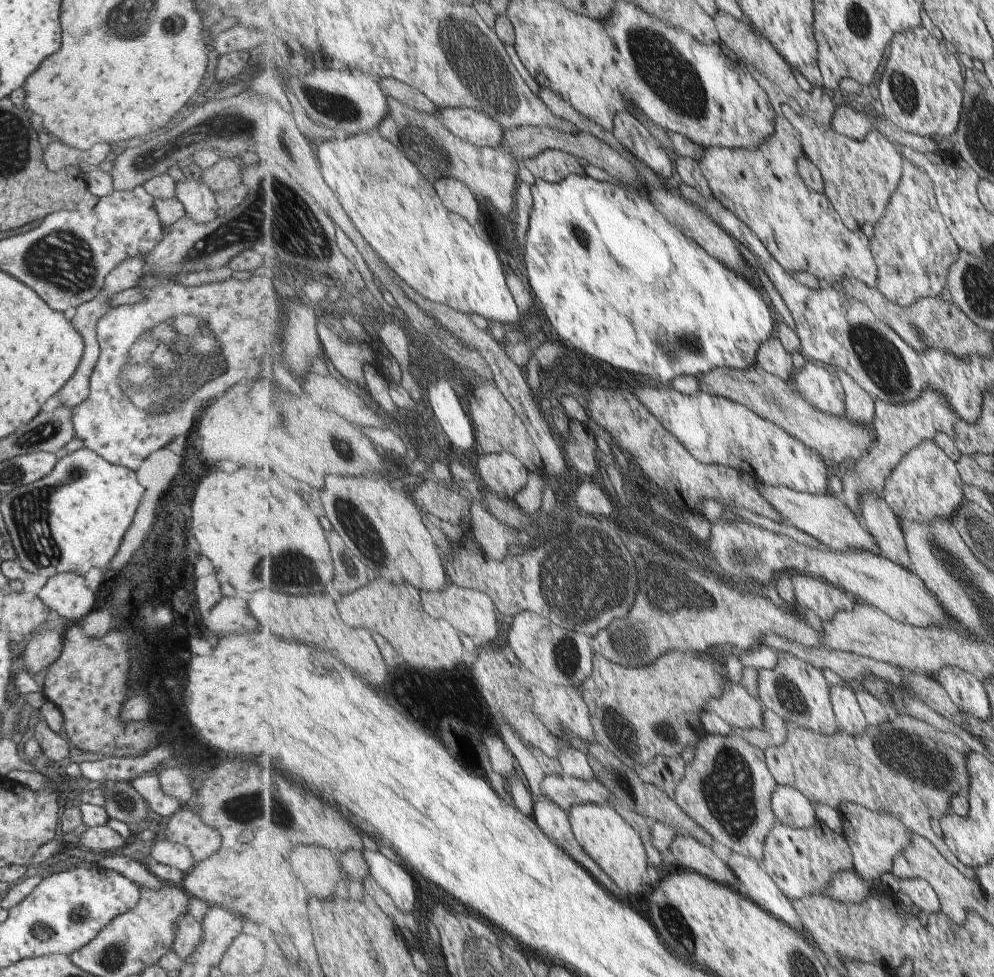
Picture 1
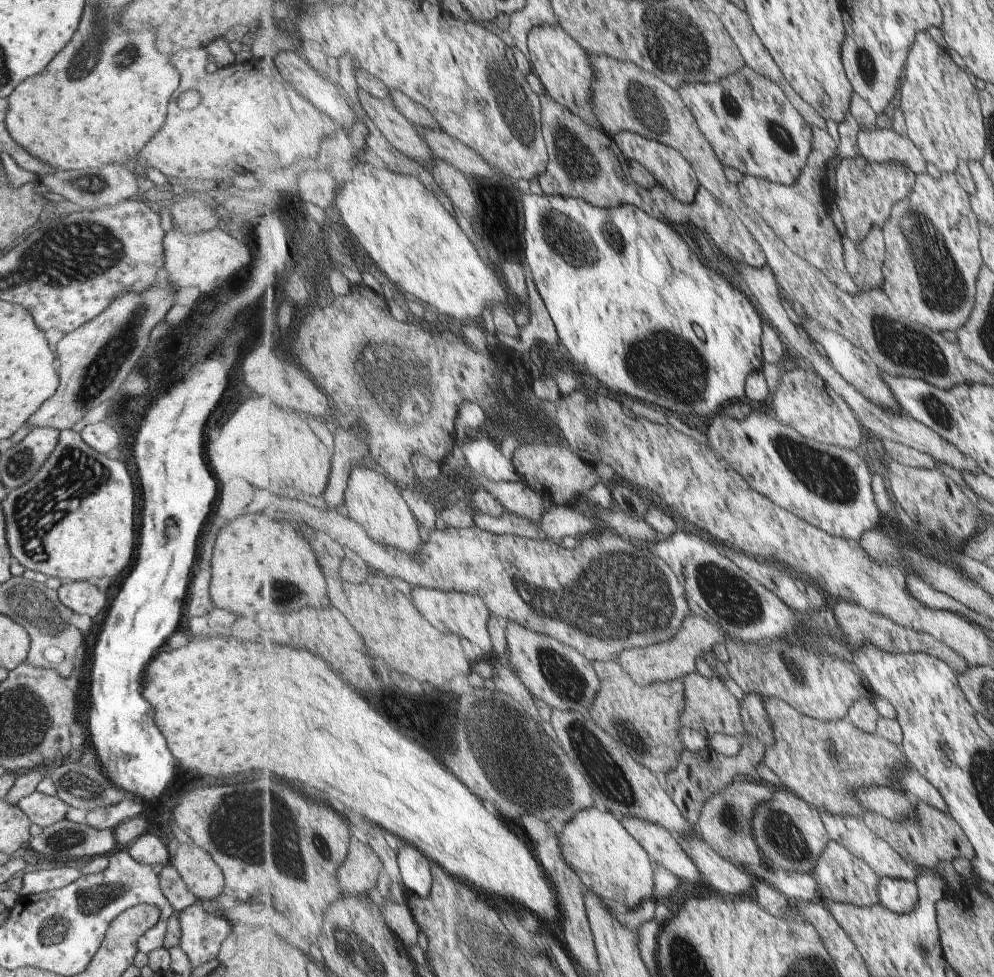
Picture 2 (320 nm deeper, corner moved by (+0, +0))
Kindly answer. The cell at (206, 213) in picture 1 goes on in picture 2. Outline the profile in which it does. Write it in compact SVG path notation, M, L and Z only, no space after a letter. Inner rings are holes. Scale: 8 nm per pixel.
M172 229L162 238L163 253L163 278L175 290L179 288L197 288L199 295L211 294L217 290L228 276L247 268L254 270L254 251L235 235L229 236L220 229L186 235L177 229Z

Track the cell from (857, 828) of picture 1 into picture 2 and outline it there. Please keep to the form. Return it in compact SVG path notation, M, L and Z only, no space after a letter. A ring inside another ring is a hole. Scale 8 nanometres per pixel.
M925 801L916 802L916 820L908 819L896 823L877 813L865 813L867 826L877 835L886 840L911 866L931 868L939 861L953 861L953 858L975 858L972 844L967 840L960 826L936 807L929 806Z

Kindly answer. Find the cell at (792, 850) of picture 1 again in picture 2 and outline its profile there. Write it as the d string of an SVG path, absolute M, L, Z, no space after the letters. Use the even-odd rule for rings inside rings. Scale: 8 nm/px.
M831 840L827 850L821 855L817 868L809 873L816 878L823 891L823 899L836 900L842 903L853 903L860 907L870 907L881 904L879 885L880 877L874 870L858 856L849 852L842 844Z

